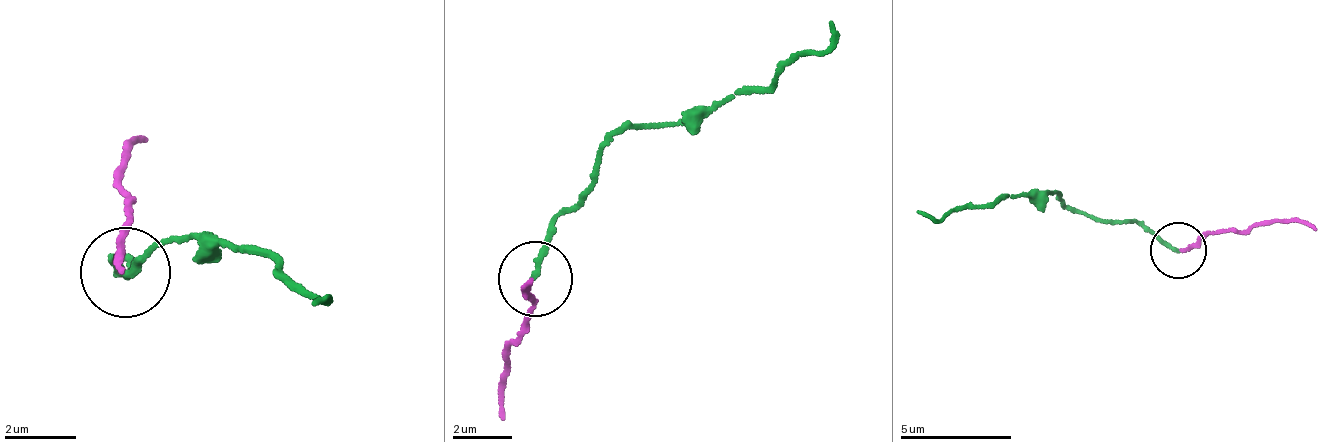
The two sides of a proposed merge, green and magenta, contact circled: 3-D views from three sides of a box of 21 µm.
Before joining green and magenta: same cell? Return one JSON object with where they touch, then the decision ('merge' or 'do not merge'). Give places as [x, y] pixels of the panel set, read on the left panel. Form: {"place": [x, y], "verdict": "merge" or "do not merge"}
{"place": [125, 272], "verdict": "merge"}

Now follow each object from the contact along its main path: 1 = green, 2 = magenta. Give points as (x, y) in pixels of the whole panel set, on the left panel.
1: (126, 275), (107, 263), (134, 268), (167, 241), (218, 240), (244, 247), (320, 299), (316, 305)
2: (118, 274), (135, 212), (118, 162), (144, 142)

